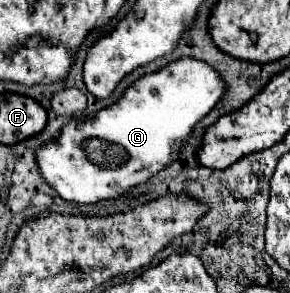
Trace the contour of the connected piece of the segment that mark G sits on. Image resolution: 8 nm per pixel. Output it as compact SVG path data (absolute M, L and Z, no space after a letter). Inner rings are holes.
M183 57L169 63L161 71L137 79L111 107L85 121L67 123L53 143L37 149L41 175L65 201L115 199L175 163L183 141L225 93L223 75L205 61Z

